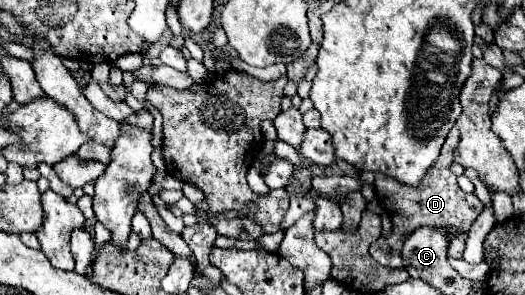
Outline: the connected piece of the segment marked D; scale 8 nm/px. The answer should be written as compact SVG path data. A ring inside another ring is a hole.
M453 127L451 133L447 135L447 141L441 149L439 159L435 161L435 165L429 169L427 177L423 177L423 181L419 183L419 189L407 189L407 185L399 185L399 181L391 181L391 177L381 177L375 175L375 193L379 203L385 207L385 211L389 213L391 221L393 221L393 233L389 237L379 237L369 253L371 257L391 269L399 269L401 267L401 247L405 241L405 233L415 231L417 227L429 225L429 227L457 227L459 235L453 237L451 245L449 245L449 257L461 259L463 257L463 249L465 249L465 239L467 239L467 231L473 225L473 221L477 219L477 215L483 209L483 203L473 195L473 193L465 193L459 189L457 185L457 177L451 173L451 165L453 165L453 149L459 143L459 129Z

